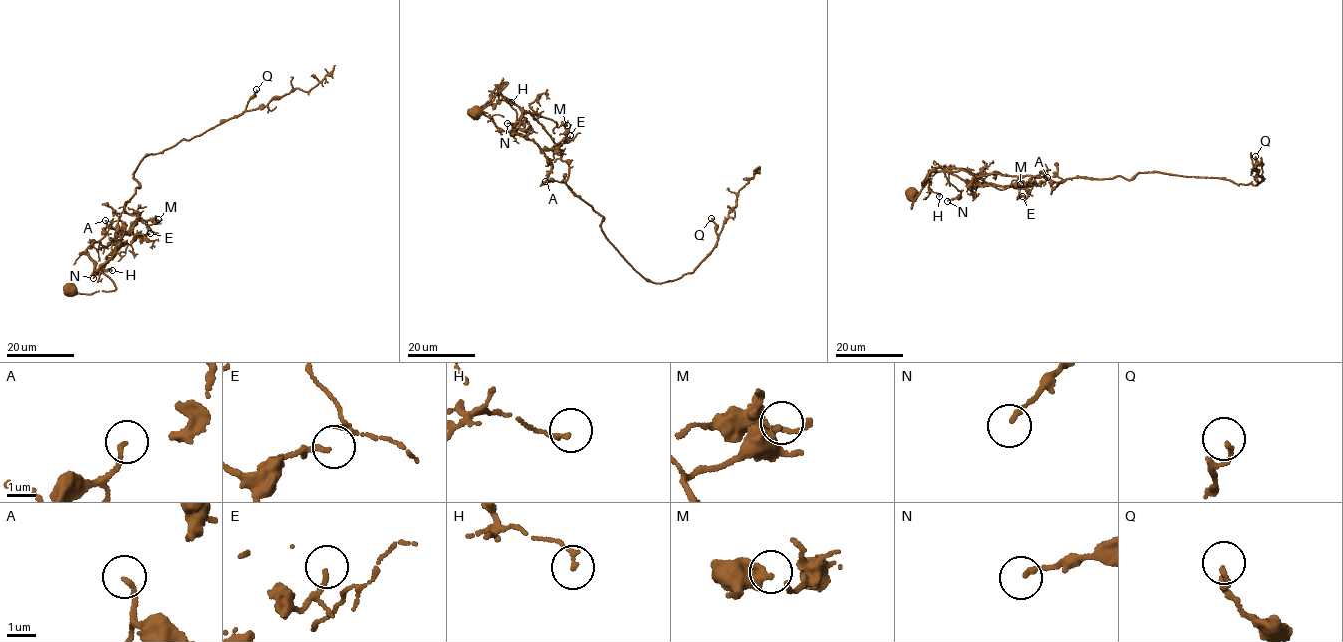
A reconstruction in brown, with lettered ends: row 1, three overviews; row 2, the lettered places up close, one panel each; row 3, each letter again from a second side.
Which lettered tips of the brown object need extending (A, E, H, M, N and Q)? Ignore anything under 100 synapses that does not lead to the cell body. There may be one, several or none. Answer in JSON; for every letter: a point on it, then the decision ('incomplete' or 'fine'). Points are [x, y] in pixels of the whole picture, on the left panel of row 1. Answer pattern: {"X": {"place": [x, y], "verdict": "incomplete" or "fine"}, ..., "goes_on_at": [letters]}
{"A": {"place": [105, 220], "verdict": "fine"}, "E": {"place": [150, 233], "verdict": "fine"}, "H": {"place": [112, 270], "verdict": "fine"}, "M": {"place": [158, 219], "verdict": "fine"}, "N": {"place": [93, 278], "verdict": "fine"}, "Q": {"place": [256, 89], "verdict": "fine"}, "goes_on_at": []}

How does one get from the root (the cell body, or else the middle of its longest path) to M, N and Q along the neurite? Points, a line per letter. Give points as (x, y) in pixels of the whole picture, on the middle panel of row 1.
M: (474, 111), (490, 104), (506, 82), (491, 97), (498, 86), (526, 112), (553, 119), (558, 127), (567, 125)
N: (474, 111), (490, 104), (506, 82), (491, 97), (498, 86), (499, 93), (515, 109), (517, 121), (507, 123)
Q: (474, 111), (508, 83), (491, 97), (537, 120), (647, 279), (693, 272), (711, 218)

